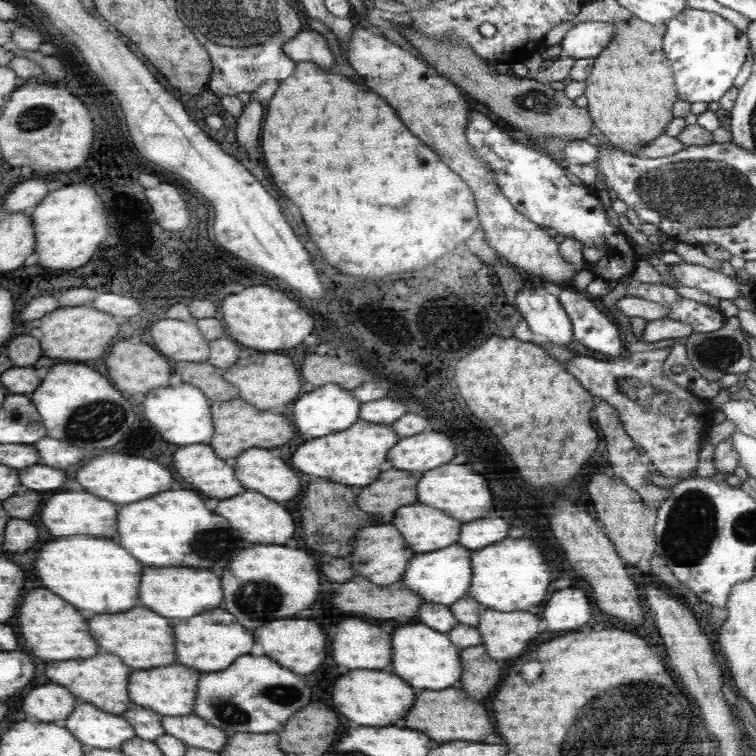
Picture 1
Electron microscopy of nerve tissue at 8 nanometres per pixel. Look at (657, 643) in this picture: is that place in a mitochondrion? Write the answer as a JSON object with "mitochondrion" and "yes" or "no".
{"mitochondrion":"no"}

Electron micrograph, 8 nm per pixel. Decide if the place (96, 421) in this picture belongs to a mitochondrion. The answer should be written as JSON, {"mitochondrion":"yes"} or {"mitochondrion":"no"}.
{"mitochondrion":"yes"}

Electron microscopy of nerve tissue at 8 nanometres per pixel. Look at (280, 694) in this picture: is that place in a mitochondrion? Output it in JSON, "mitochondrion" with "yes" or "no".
{"mitochondrion":"yes"}

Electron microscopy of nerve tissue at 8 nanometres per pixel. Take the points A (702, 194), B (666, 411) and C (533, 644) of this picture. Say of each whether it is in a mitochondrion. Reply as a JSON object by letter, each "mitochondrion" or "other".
{"A":"mitochondrion","B":"mitochondrion","C":"other"}

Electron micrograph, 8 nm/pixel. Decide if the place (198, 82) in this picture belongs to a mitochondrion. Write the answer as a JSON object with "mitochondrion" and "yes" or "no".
{"mitochondrion":"no"}

